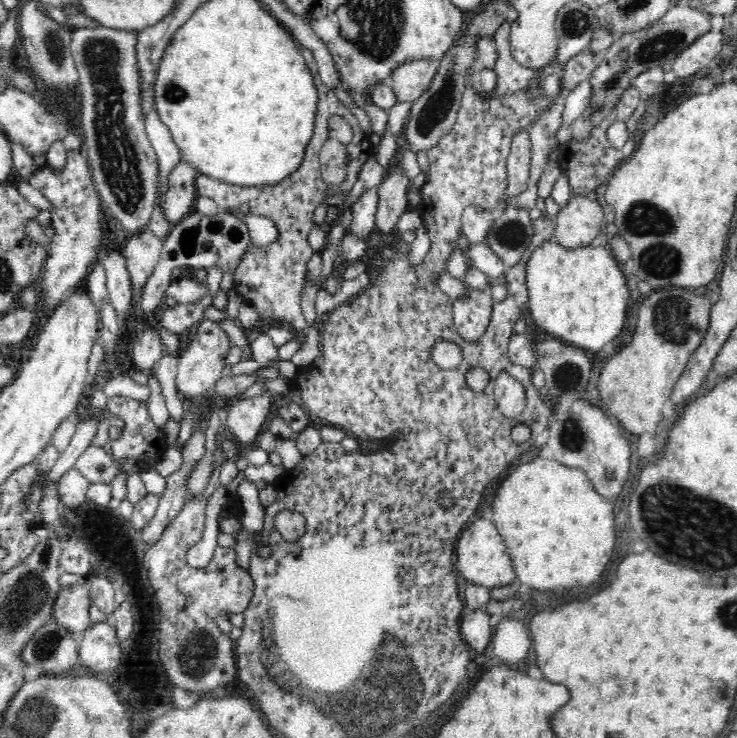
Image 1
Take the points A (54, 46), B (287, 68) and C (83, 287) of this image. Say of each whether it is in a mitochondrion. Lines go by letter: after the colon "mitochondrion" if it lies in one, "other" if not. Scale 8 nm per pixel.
A: mitochondrion
B: other
C: other

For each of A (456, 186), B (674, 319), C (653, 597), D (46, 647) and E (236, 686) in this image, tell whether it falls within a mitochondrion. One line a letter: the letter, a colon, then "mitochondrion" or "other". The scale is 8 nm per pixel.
A: other
B: mitochondrion
C: other
D: mitochondrion
E: other

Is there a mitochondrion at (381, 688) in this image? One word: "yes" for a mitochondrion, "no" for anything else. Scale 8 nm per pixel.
yes

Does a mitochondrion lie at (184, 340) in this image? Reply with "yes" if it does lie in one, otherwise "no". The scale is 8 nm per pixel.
no

